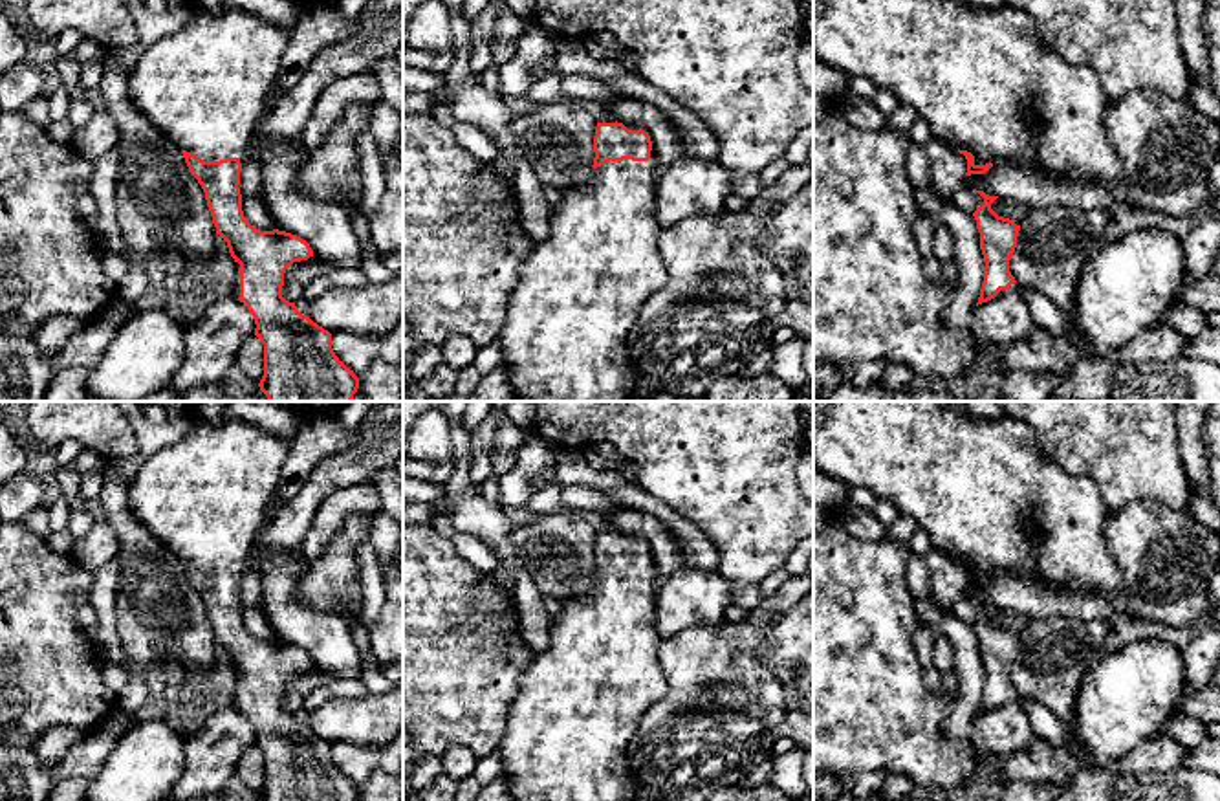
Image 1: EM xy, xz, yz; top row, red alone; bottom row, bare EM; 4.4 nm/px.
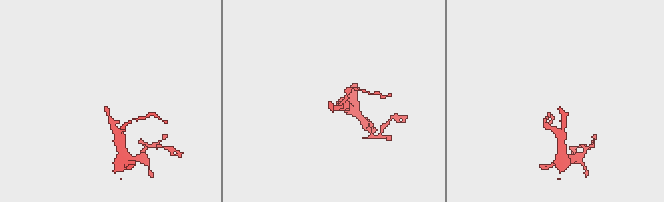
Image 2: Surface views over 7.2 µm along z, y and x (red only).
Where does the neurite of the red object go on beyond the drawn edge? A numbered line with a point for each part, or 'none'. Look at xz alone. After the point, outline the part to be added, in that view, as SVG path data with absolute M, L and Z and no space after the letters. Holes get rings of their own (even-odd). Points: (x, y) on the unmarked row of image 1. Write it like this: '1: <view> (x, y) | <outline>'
1: xz (577, 706) | M658 561L648 572L608 572L583 596L562 601L550 629L550 645L520 675L500 746L502 775L513 801L634 801L628 748L645 711L667 693L658 662L663 638L656 631Z

